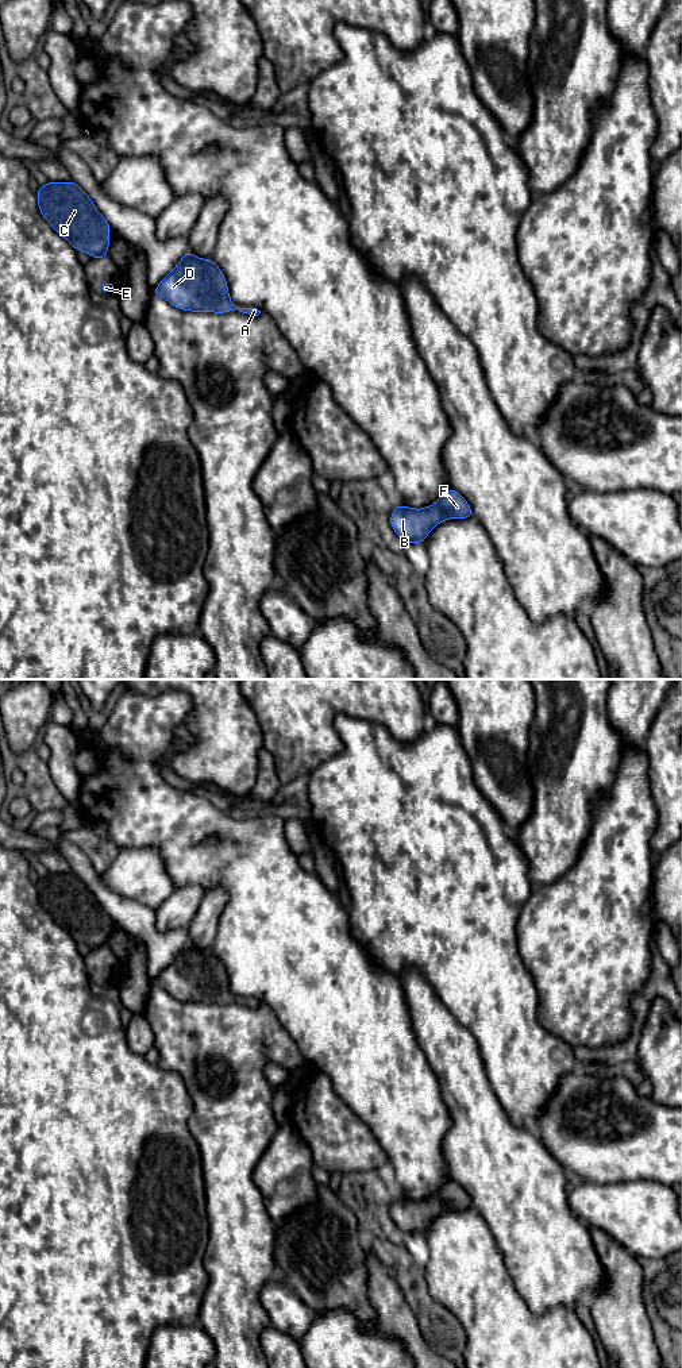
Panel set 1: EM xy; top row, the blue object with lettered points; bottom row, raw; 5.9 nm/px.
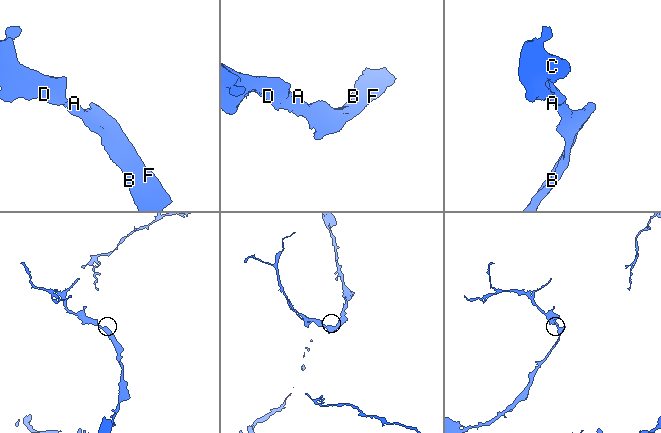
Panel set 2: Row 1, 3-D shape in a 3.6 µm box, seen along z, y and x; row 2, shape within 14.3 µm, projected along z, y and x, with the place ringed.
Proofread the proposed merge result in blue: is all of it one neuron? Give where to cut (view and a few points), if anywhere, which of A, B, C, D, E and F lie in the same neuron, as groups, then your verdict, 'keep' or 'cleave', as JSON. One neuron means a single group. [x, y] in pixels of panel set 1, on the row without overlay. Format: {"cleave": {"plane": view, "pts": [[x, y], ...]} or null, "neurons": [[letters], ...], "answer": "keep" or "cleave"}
{"cleave": null, "neurons": [["A", "B", "C", "D", "E", "F"]], "answer": "keep"}

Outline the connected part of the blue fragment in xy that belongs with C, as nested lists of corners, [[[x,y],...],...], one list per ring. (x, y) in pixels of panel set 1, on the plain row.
[[[49,872],[39,878],[36,890],[41,906],[77,943],[105,951],[112,920],[74,872]]]

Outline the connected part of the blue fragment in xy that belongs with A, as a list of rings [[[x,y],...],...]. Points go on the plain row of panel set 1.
[[[190,941],[153,984],[182,1002],[226,1005],[239,1001],[250,1007],[261,1005],[257,999],[238,999],[232,995],[226,968],[219,957],[212,949],[194,948]]]

